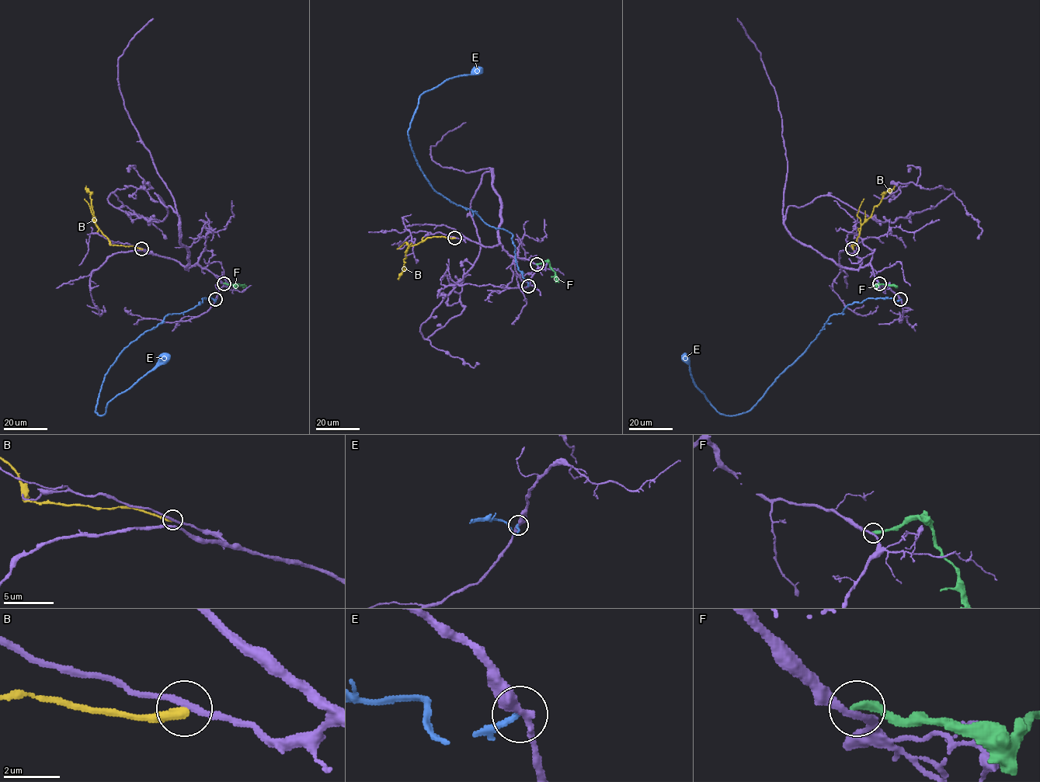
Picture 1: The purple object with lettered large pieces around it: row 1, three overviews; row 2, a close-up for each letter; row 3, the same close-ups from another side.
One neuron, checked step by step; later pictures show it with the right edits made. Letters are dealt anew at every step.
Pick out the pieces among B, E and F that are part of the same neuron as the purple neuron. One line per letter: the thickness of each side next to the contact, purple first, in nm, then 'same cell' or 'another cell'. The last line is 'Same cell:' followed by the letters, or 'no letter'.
B: 200 nm thick on the purple side, 360 nm on the other; another cell
E: 340 nm thick on the purple side, 220 nm on the other; another cell
F: 200 nm thick on the purple side, 320 nm on the other; another cell
Same cell: no letter

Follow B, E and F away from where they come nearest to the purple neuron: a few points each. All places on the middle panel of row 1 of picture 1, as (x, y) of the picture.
B: (454, 238), (426, 238), (410, 245), (398, 279)
E: (528, 286), (518, 269), (513, 234), (436, 192), (417, 165), (408, 133), (425, 92), (482, 69)
F: (537, 264), (547, 261), (558, 282)

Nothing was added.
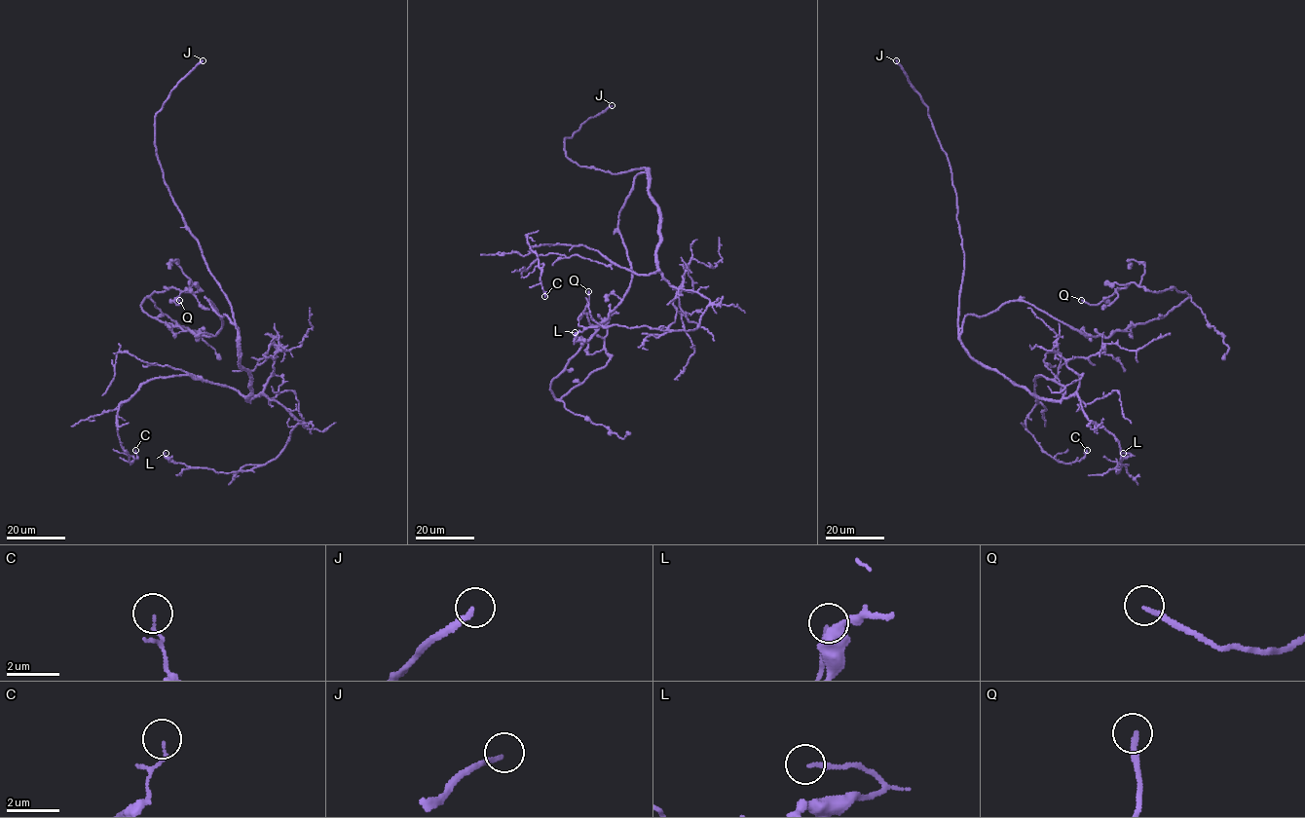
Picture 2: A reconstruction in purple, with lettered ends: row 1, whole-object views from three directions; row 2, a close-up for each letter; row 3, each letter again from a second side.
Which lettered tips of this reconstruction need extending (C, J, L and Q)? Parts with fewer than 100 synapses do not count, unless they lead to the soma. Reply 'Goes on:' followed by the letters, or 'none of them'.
Goes on: J

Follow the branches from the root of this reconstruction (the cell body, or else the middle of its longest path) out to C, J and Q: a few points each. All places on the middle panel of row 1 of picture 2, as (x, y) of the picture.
C: (633, 186), (649, 169), (659, 215), (657, 270), (636, 274), (583, 245), (530, 246), (526, 236), (544, 296)
J: (633, 186), (633, 178), (648, 168), (612, 173), (593, 167), (581, 167), (564, 151), (566, 138), (612, 105)
Q: (633, 186), (618, 220), (632, 271), (629, 289), (552, 381), (557, 399), (610, 357), (583, 312), (588, 291)

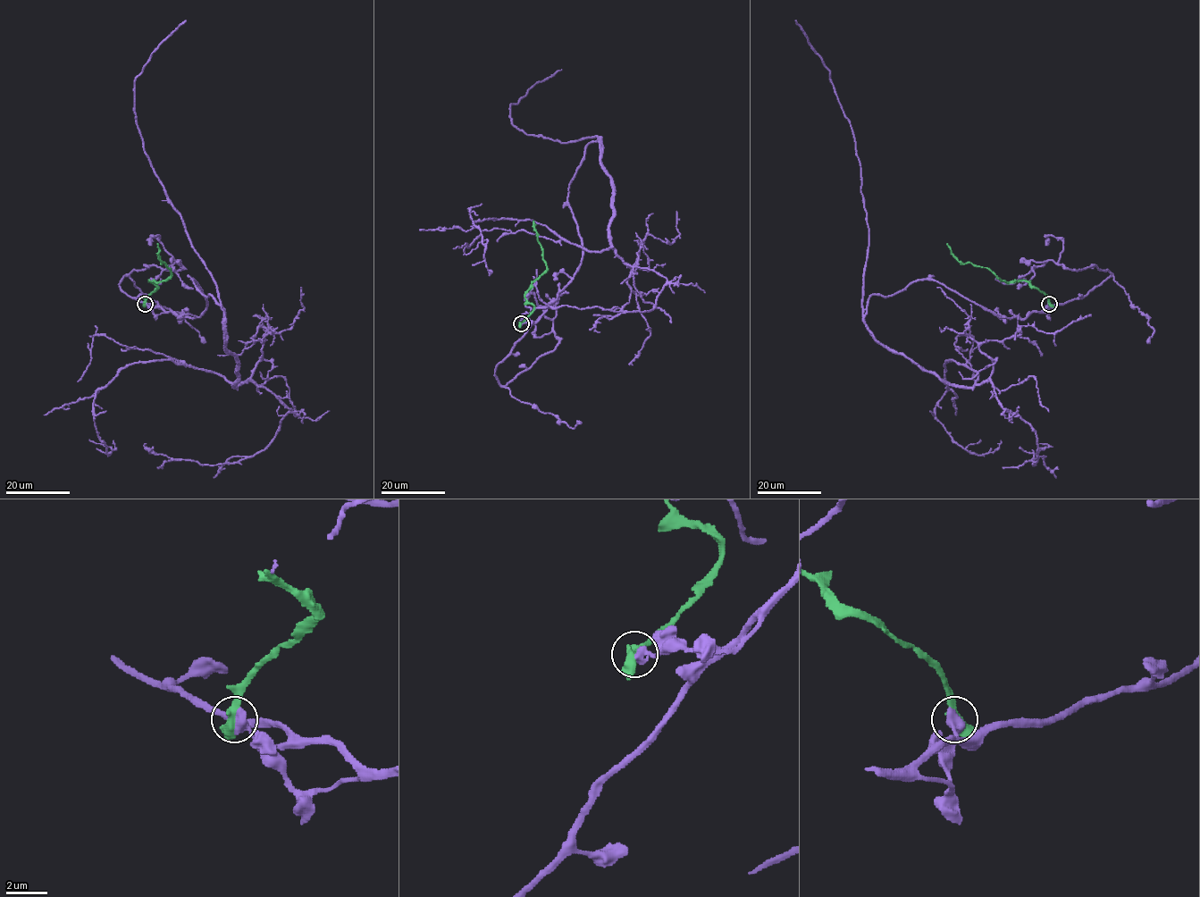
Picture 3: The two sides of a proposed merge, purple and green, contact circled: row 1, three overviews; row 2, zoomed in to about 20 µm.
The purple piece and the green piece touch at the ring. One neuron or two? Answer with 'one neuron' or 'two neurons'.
two neurons

